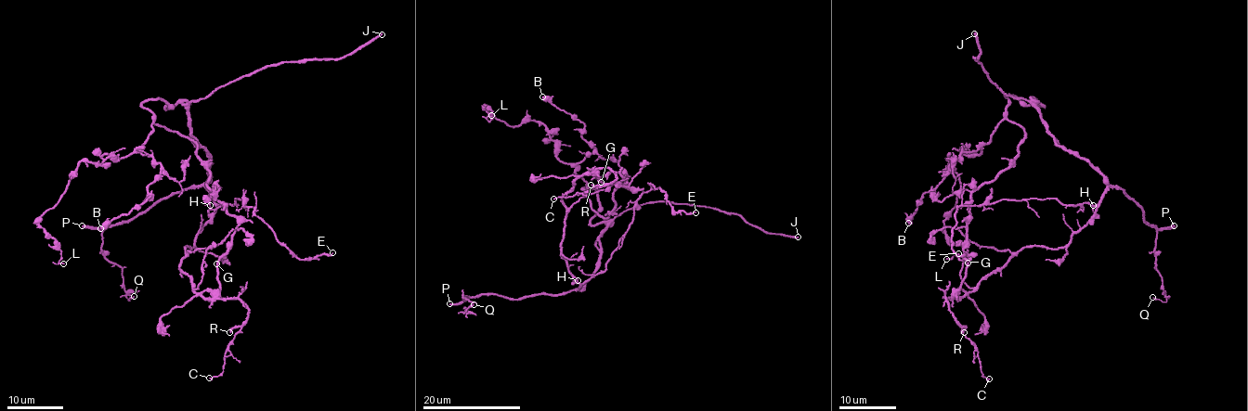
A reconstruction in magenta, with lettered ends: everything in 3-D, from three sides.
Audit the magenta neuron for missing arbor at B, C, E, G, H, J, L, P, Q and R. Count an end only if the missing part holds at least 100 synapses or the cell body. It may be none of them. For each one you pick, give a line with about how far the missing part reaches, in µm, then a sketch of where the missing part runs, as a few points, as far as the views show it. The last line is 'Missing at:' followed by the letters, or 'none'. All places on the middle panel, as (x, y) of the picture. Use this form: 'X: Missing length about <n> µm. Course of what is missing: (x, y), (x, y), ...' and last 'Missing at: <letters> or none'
J: Missing length about 35 µm. Course of what is missing: (798, 237), (808, 243), (800, 240), (797, 226), (769, 190), (766, 171), (747, 160), (743, 154)
P: Missing length about 70 µm
Missing at: J, P

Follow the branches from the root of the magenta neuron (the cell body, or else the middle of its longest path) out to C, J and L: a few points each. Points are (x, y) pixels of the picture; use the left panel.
C: (190, 124), (211, 159), (215, 211), (180, 267), (196, 292), (237, 299), (249, 313), (209, 378)
J: (190, 124), (187, 109), (191, 101), (211, 95), (218, 88), (284, 62), (340, 59), (382, 34)
L: (190, 124), (180, 103), (147, 100), (147, 141), (122, 159), (80, 163), (39, 224), (63, 263)

